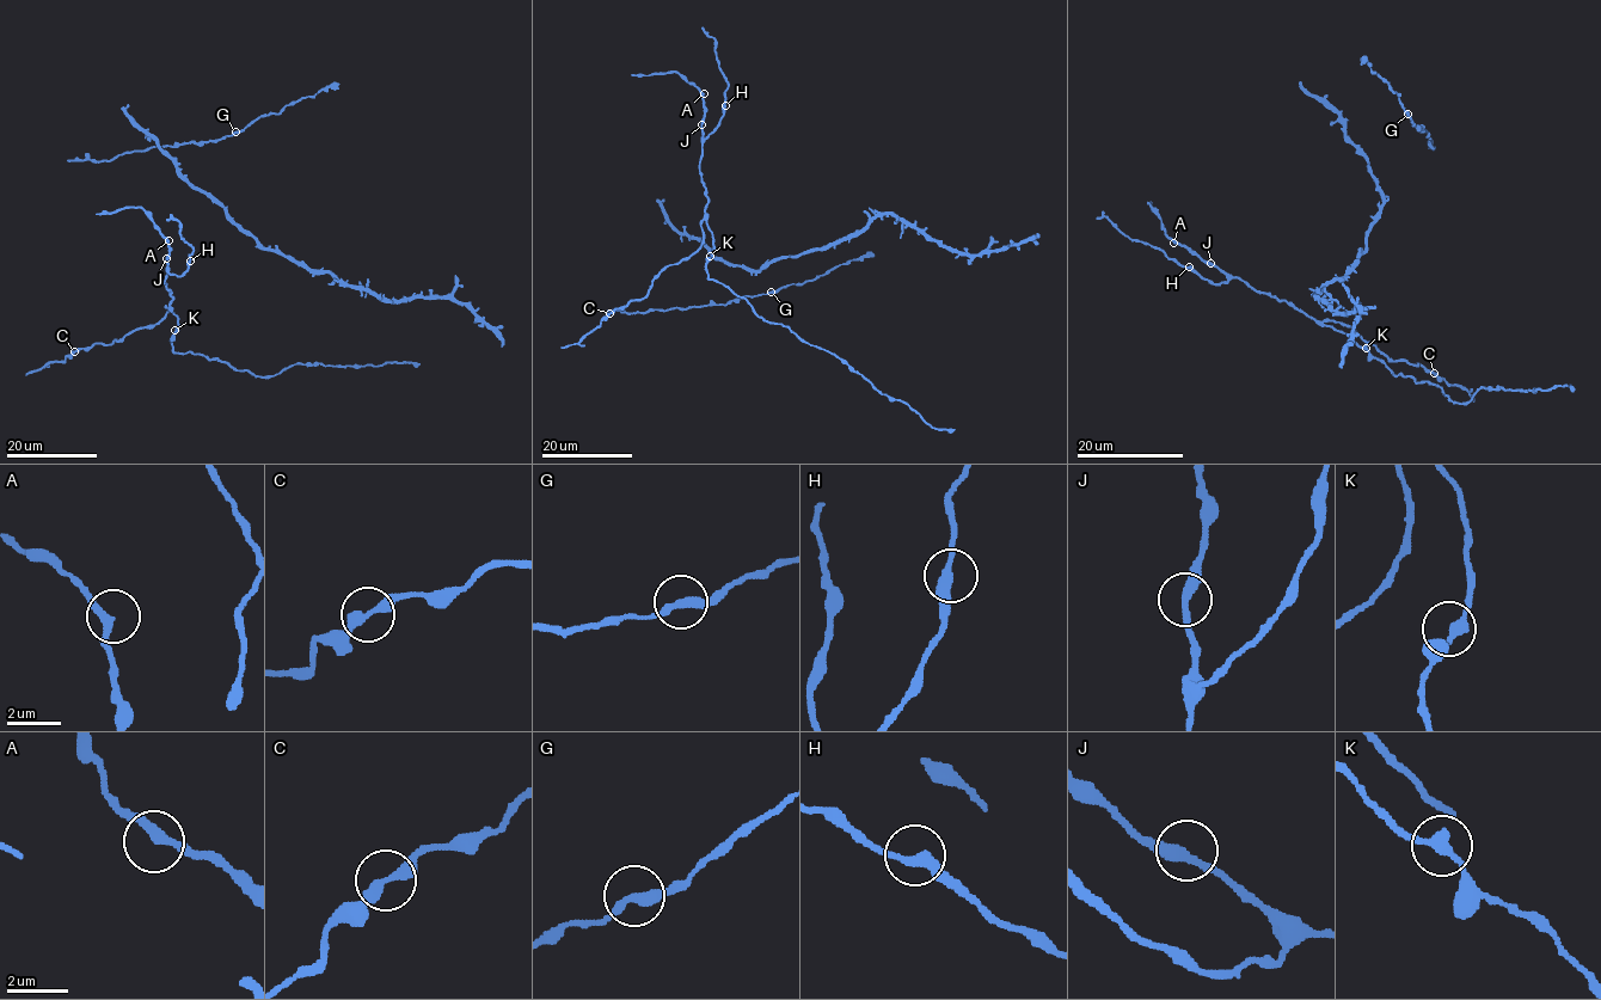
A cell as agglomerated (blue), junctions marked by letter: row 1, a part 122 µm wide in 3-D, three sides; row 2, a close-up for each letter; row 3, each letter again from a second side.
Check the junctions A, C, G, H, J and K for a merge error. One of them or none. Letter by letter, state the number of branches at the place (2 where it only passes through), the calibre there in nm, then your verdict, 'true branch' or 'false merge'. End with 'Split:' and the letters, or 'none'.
A: branches 2; calibre 280 nm; true branch
C: branches 2; calibre 320 nm; true branch
G: branches 2; calibre 320 nm; true branch
H: branches 2; calibre 320 nm; true branch
J: branches 2; calibre 320 nm; true branch
K: branches 2; calibre 360 nm; true branch
Split: none

